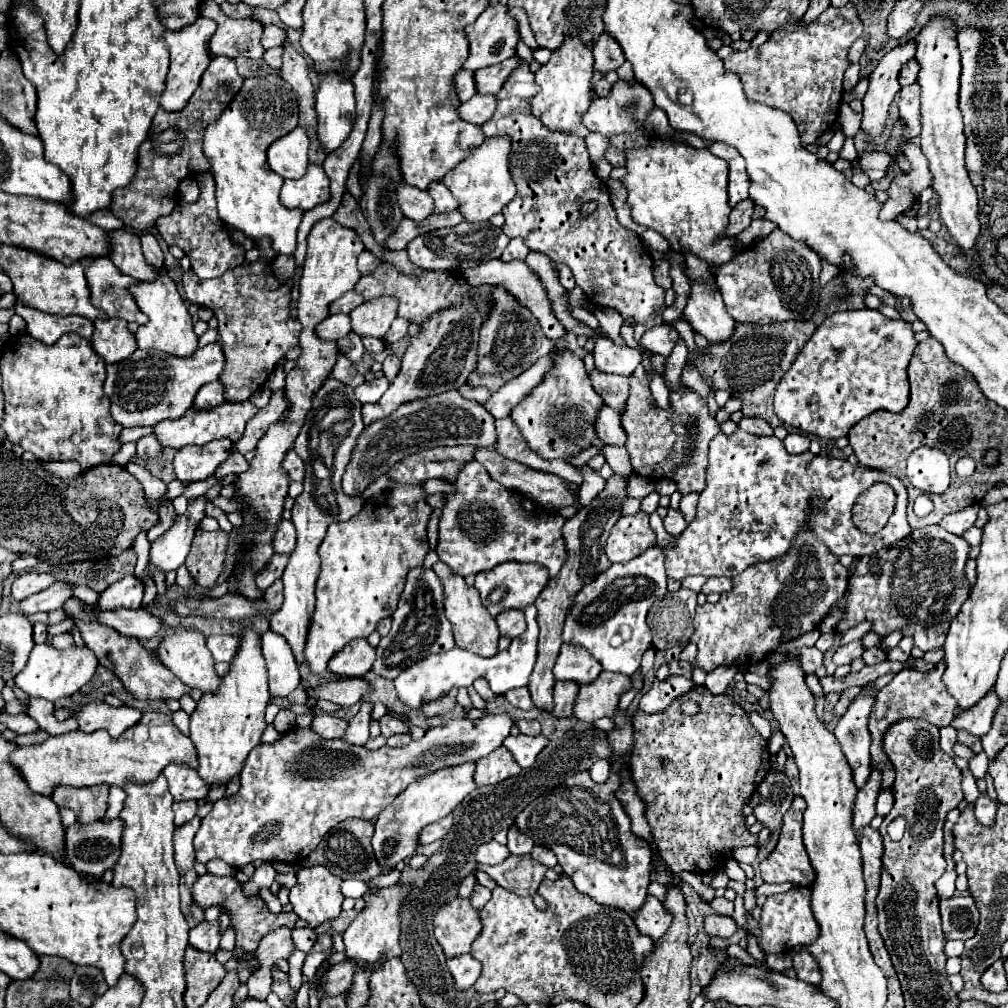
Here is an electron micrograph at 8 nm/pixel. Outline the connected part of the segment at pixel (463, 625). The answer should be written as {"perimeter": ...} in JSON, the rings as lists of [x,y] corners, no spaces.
{"perimeter":[[[438,561],[432,569],[434,569],[434,573],[438,575],[438,579],[442,581],[442,587],[444,587],[444,613],[446,613],[446,619],[452,623],[456,645],[460,649],[472,651],[472,653],[482,655],[482,657],[496,655],[498,653],[500,631],[498,631],[498,625],[492,619],[492,615],[488,615],[486,607],[482,607],[478,591],[474,587],[468,587],[466,581],[464,581],[464,577],[452,573],[448,569],[448,565],[442,563],[442,561]]]}

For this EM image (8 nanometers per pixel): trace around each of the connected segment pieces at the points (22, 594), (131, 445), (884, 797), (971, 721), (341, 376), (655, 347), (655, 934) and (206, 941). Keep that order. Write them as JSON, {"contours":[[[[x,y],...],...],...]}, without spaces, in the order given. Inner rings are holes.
{"contours":[[[[22,573],[12,583],[12,597],[16,601],[22,601],[54,583],[54,577],[50,573]]],[[[128,442],[124,444],[120,450],[114,455],[112,462],[114,464],[125,466],[129,460],[136,455],[136,442]]],[[[882,789],[880,795],[878,795],[878,801],[876,801],[876,815],[886,817],[888,811],[892,809],[892,803],[894,803],[894,799],[892,799],[892,791],[890,791],[890,789]]],[[[990,691],[980,703],[976,703],[976,707],[956,715],[952,721],[952,727],[958,731],[966,731],[970,735],[982,737],[984,733],[990,731],[994,711],[998,709],[998,705],[1000,705],[1000,699],[996,699],[996,693]]],[[[338,355],[337,363],[332,371],[332,375],[336,380],[353,388],[361,385],[365,381],[362,375],[360,375],[359,379],[359,375],[354,365],[343,355]],[[355,377],[357,377],[357,379],[354,379]]],[[[660,325],[660,327],[650,327],[642,335],[640,345],[644,349],[648,349],[650,353],[654,353],[654,355],[668,357],[678,339],[680,339],[680,335],[678,335],[678,331],[672,325]]],[[[652,895],[646,897],[646,903],[644,903],[644,907],[640,907],[640,911],[632,913],[632,919],[634,919],[636,927],[640,929],[640,933],[650,935],[654,941],[660,939],[672,923],[672,915],[664,909],[662,901],[658,901]]],[[[202,921],[194,929],[190,929],[190,939],[188,939],[190,947],[196,947],[198,951],[204,951],[204,953],[216,953],[218,943],[220,943],[218,923],[208,925],[206,921]]]]}

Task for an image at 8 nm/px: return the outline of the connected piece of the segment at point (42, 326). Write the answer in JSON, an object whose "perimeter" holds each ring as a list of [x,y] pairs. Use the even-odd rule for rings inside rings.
{"perimeter":[[[16,303],[14,309],[28,323],[28,333],[34,339],[38,339],[38,341],[42,341],[46,345],[52,345],[60,335],[72,333],[72,331],[76,331],[78,335],[90,339],[92,331],[94,331],[92,321],[88,321],[84,317],[78,317],[78,315],[72,315],[72,317],[54,317],[54,315],[36,311],[32,307],[24,307],[22,303]]]}

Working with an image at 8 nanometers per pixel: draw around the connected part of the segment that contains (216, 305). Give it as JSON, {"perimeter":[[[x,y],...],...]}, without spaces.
{"perimeter":[[[258,243],[258,247],[262,259],[256,263],[234,267],[214,279],[200,279],[192,271],[182,277],[186,299],[198,307],[212,309],[218,319],[218,345],[226,359],[218,381],[224,385],[226,401],[232,403],[248,401],[252,393],[266,383],[286,351],[296,347],[300,335],[300,321],[290,313],[290,293],[294,283],[280,283],[270,267],[276,253],[268,243]]]}

